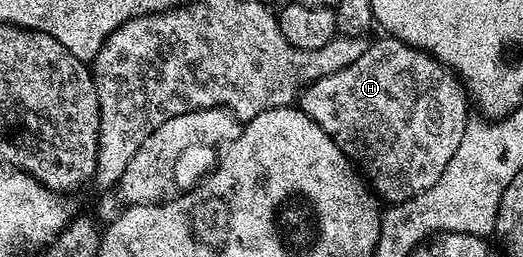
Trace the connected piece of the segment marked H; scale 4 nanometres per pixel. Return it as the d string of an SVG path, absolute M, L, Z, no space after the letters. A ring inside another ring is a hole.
M373 39L366 54L362 54L358 62L307 85L298 104L303 115L318 122L318 126L322 126L326 134L330 134L330 138L344 152L345 157L362 169L371 191L381 201L389 200L387 203L395 206L422 194L422 190L438 182L442 170L446 170L446 162L454 158L454 150L458 150L464 131L470 127L470 106L457 81L451 75L445 74L441 65L429 53L411 48L402 40L383 39Z

